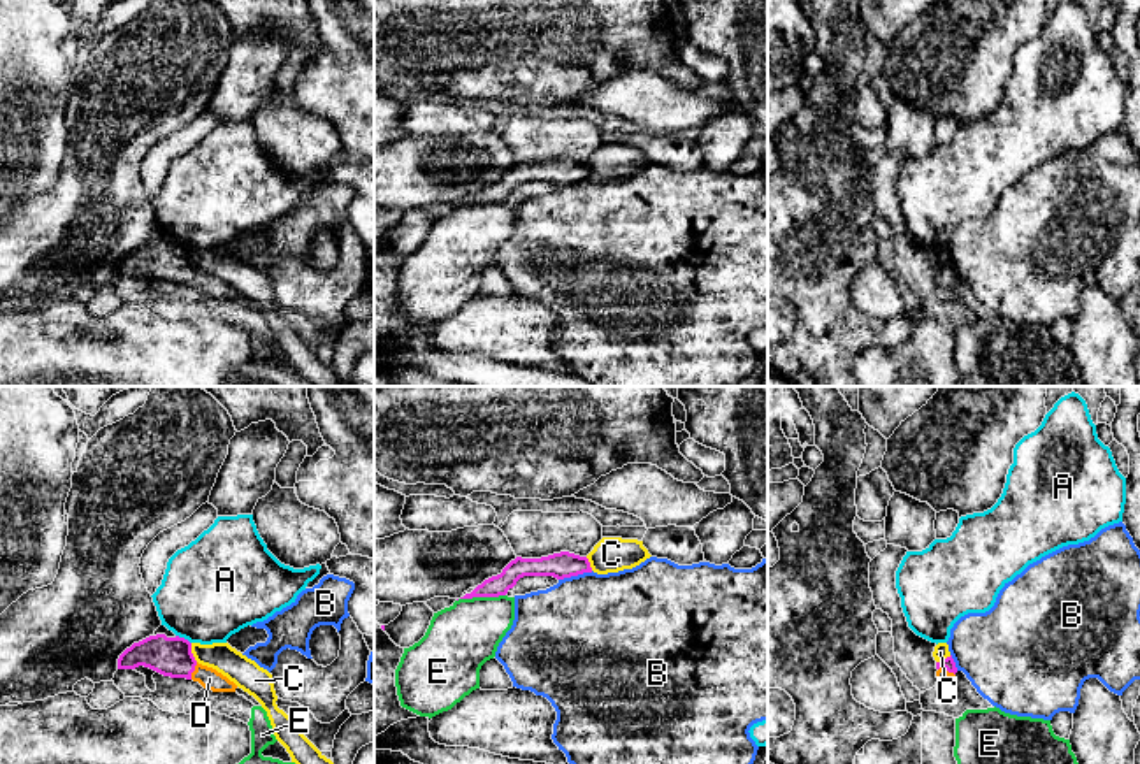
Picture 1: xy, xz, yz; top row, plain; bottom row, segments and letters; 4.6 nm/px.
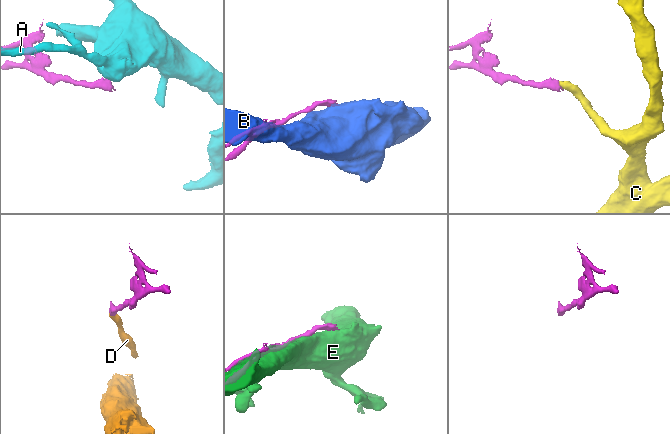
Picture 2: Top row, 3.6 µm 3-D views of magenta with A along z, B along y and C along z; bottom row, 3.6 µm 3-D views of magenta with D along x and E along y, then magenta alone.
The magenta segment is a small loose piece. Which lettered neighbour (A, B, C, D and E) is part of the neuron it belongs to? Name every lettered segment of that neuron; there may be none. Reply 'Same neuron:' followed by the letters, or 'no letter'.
Same neuron: D

